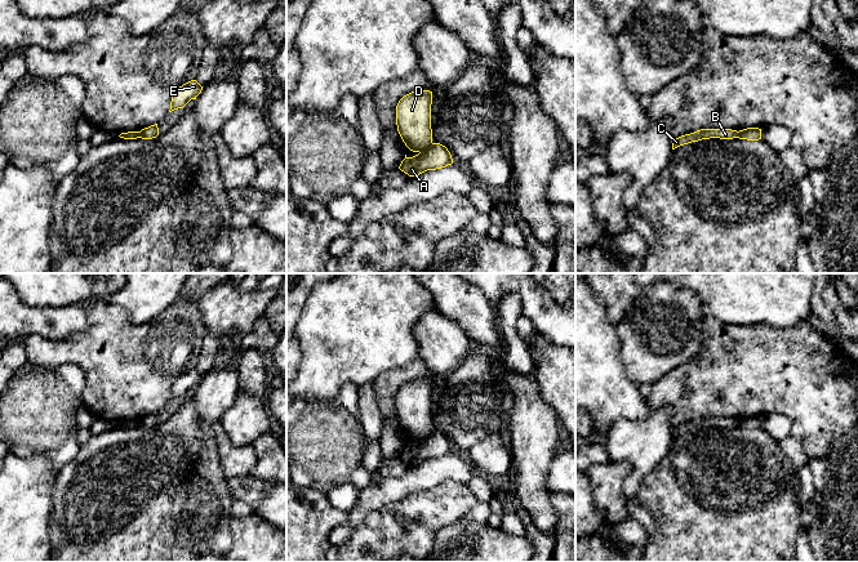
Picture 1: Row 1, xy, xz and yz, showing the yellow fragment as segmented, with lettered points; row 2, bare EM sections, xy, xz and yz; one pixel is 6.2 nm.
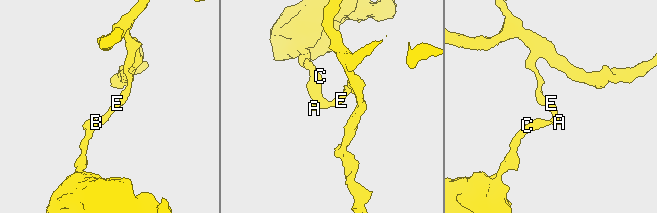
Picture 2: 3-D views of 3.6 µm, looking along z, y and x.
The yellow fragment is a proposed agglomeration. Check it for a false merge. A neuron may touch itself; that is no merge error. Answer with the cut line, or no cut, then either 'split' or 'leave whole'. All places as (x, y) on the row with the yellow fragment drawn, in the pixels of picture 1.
cut xz (432, 143), (419, 152); split

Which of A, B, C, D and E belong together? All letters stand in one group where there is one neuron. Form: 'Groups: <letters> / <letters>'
Groups: A E / B C D

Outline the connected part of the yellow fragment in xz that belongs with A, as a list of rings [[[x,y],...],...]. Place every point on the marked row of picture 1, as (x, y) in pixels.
[[[432,143],[428,148],[413,157],[401,161],[399,169],[409,177],[419,175],[427,170],[436,170],[453,164],[448,148],[440,143]]]

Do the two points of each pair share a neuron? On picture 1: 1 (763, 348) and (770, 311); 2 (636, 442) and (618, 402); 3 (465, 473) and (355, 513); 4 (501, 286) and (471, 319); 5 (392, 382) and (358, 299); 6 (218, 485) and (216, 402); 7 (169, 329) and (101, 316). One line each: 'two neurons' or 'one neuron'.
1: two neurons
2: two neurons
3: one neuron
4: two neurons
5: two neurons
6: one neuron
7: one neuron

